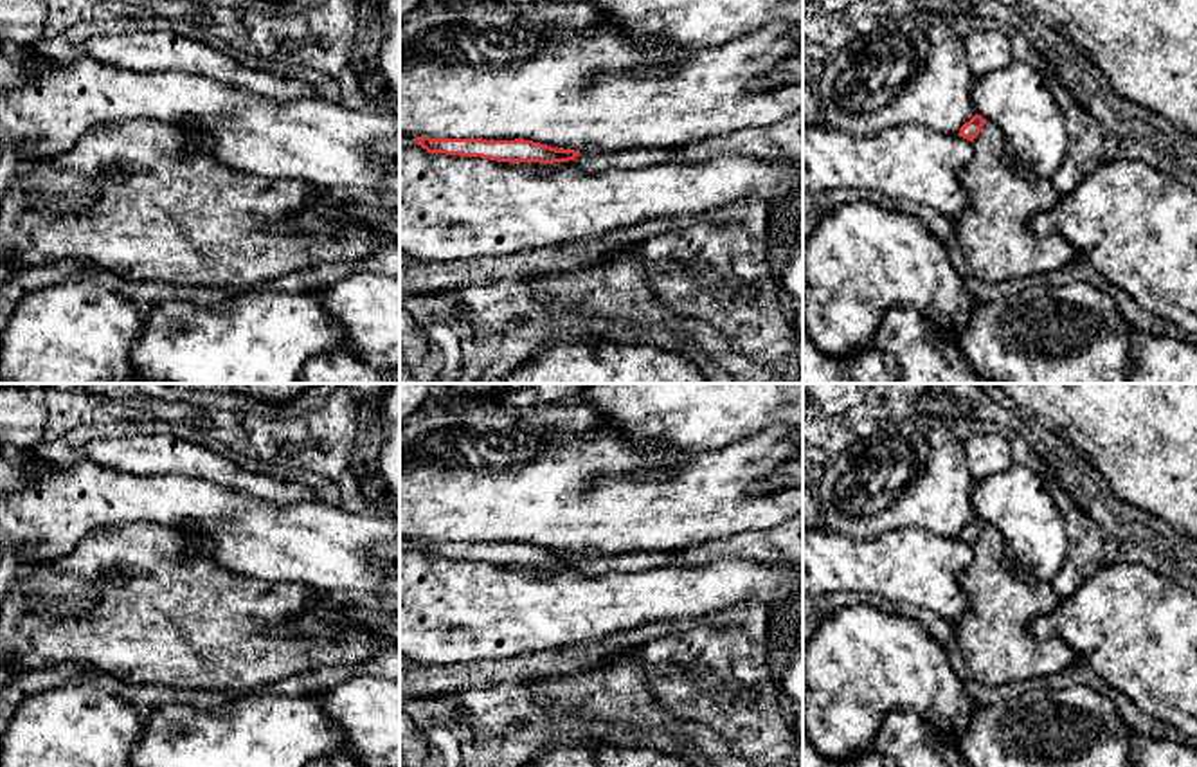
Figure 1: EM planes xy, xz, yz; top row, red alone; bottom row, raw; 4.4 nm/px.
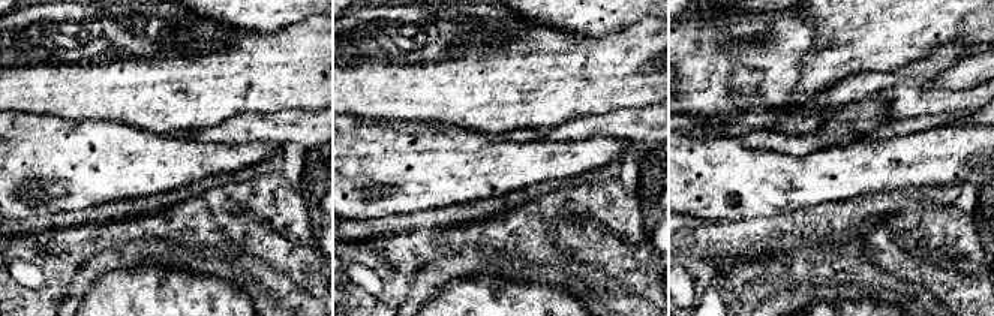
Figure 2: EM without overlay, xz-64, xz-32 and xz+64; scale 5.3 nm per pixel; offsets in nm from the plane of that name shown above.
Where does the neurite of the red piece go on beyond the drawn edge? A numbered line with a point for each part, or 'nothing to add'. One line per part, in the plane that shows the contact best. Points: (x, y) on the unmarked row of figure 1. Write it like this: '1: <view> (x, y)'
1: xz (638, 560)

